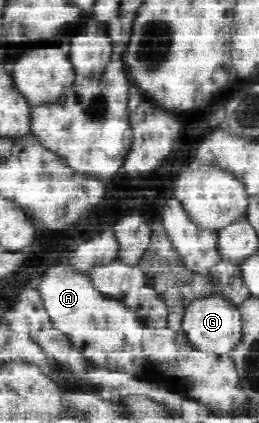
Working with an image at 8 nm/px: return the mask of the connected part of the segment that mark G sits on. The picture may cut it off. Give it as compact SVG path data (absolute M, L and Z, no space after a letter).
M210 294L195 299L184 310L183 333L198 350L217 356L231 356L243 335L243 322L239 306L226 299L224 294Z

